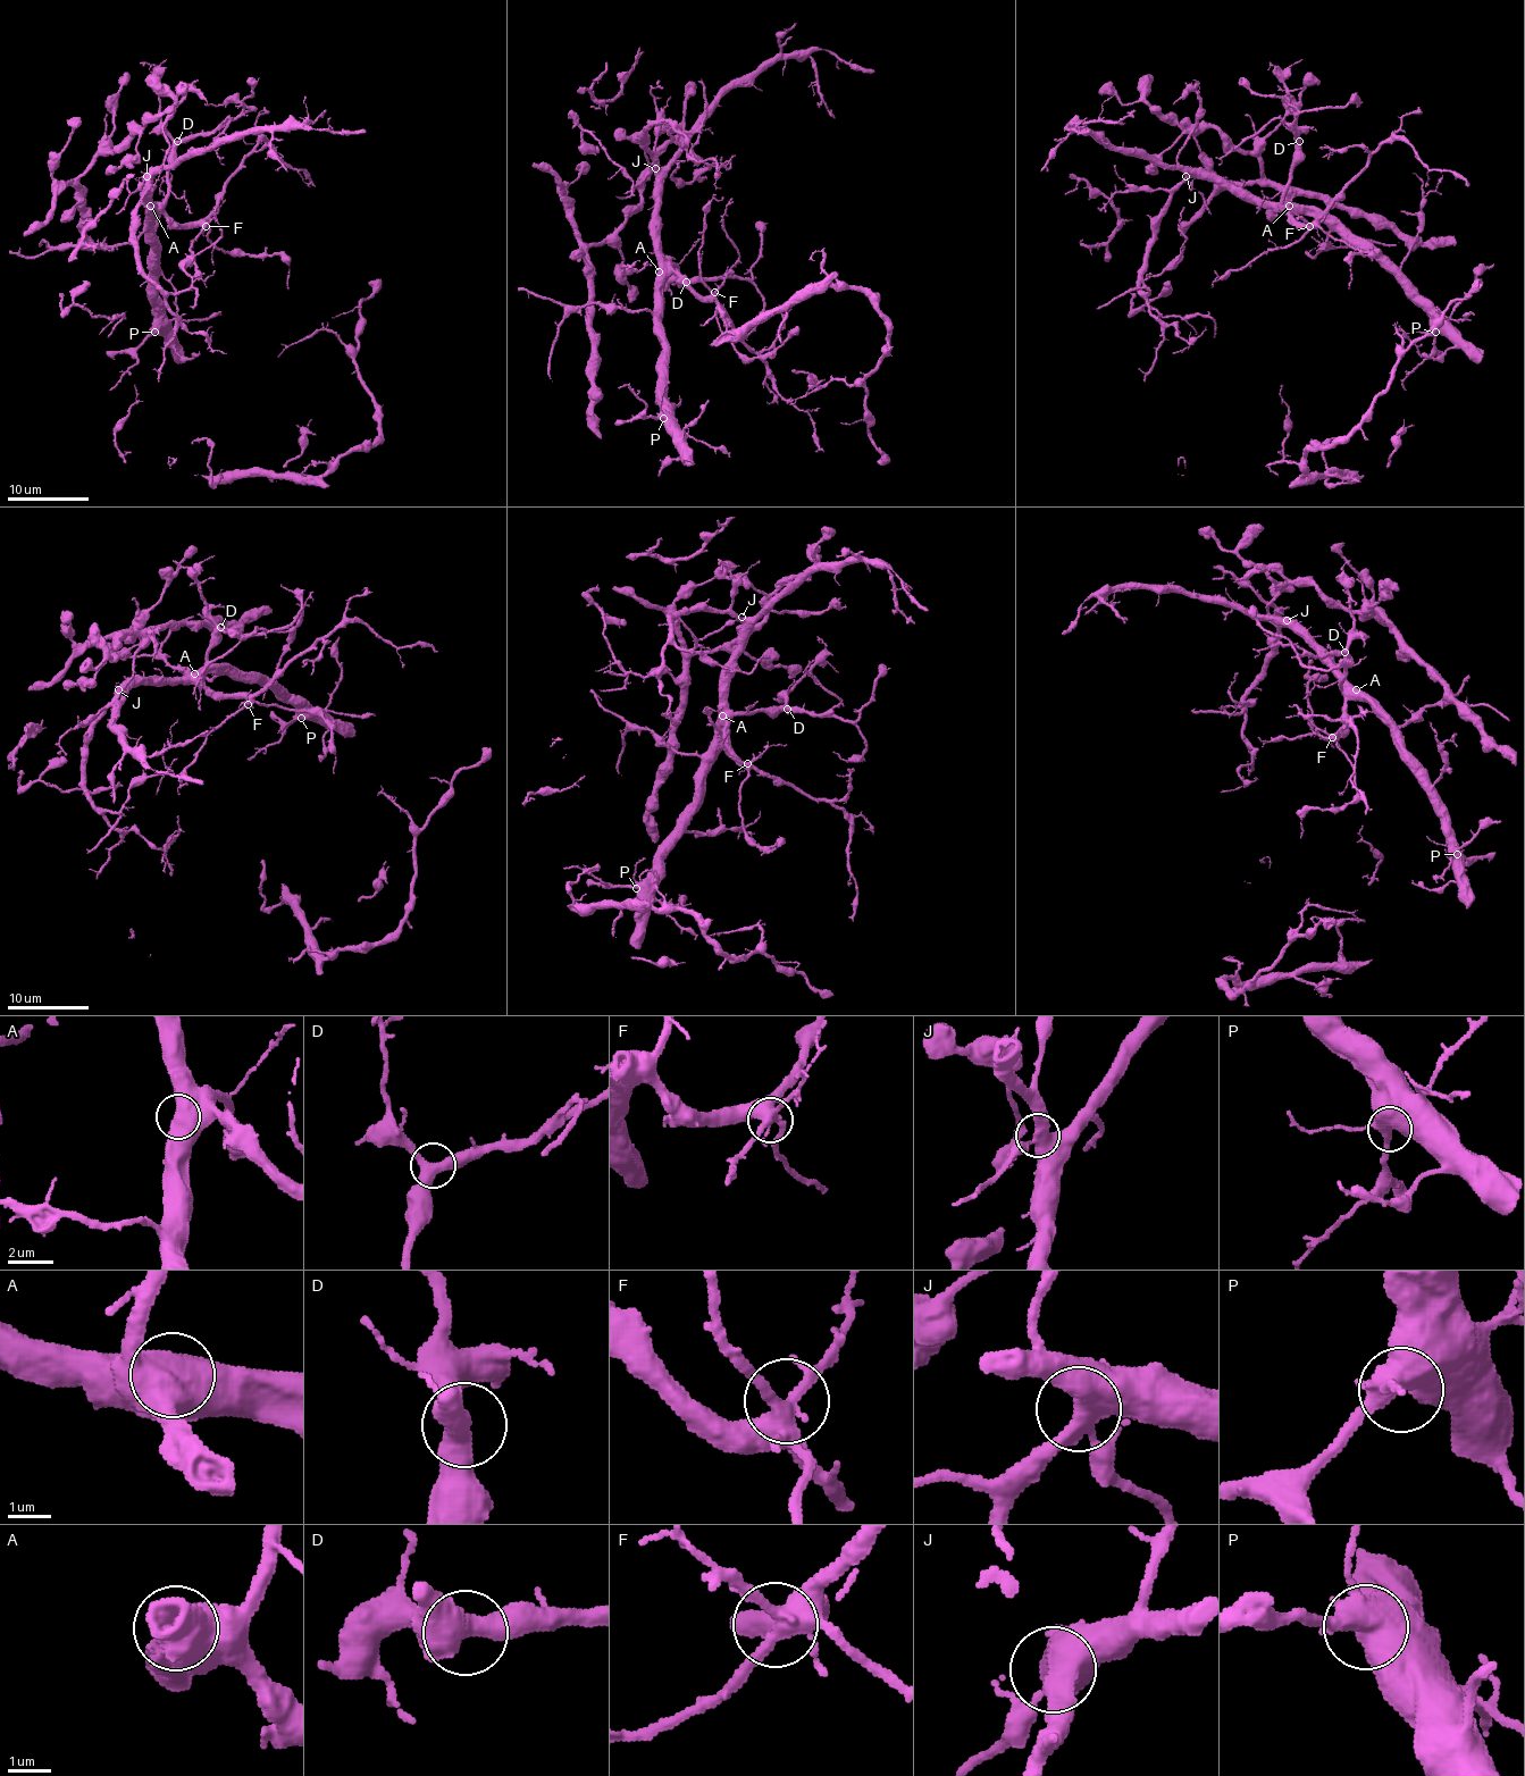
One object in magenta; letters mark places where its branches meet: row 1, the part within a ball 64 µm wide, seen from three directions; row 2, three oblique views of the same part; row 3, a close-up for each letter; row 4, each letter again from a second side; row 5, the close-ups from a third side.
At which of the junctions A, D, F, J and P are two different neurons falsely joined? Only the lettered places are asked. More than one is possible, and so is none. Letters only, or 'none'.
none

